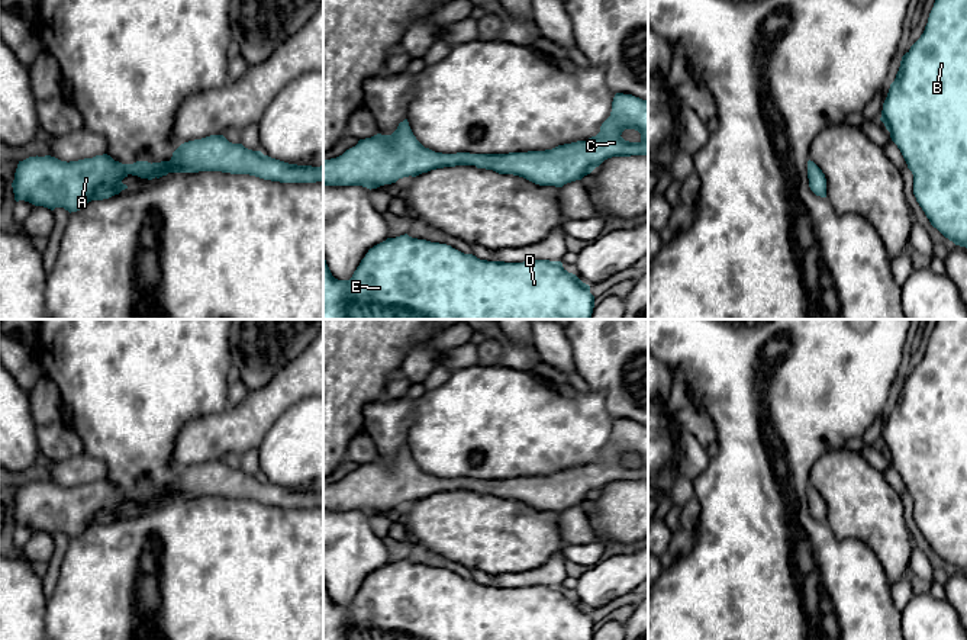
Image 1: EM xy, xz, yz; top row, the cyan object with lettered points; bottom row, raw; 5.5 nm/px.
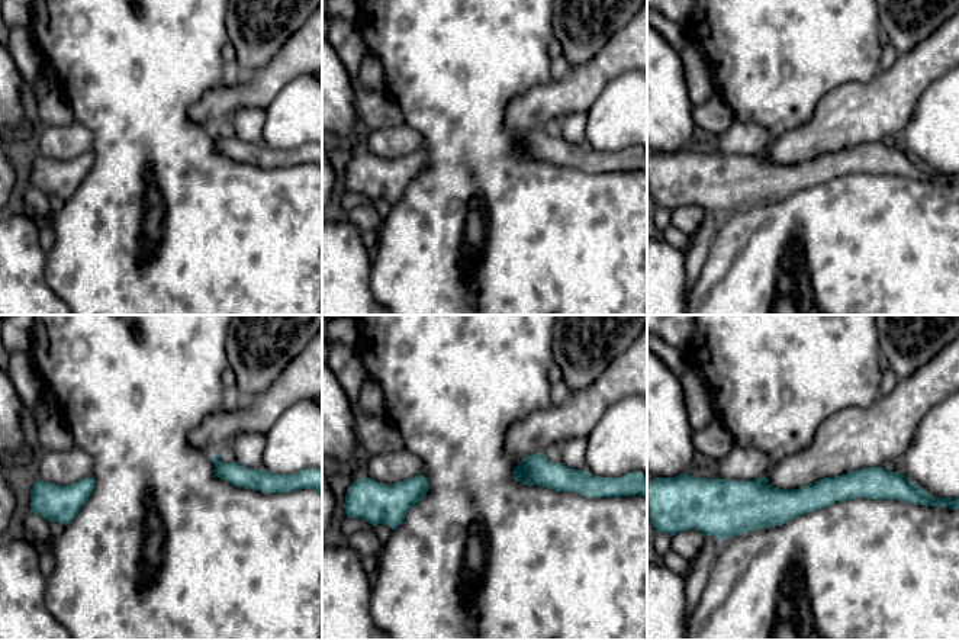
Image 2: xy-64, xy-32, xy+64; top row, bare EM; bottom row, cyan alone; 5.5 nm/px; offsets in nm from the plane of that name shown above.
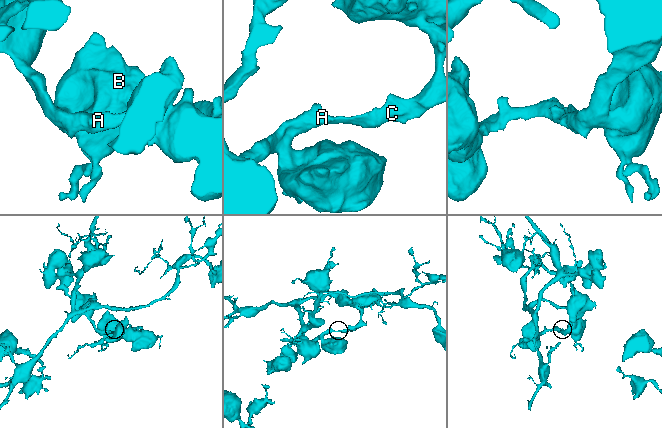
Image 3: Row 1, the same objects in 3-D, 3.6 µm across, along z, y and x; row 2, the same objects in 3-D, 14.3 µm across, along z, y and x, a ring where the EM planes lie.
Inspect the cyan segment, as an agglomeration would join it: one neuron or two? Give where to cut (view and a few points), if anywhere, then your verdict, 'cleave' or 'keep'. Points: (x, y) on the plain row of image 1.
cut none; keep

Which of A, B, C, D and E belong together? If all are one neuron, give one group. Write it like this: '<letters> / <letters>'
A B C D E

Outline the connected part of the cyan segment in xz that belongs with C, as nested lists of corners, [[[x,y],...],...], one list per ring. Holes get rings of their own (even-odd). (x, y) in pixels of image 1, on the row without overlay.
[[[616,418],[612,427],[610,441],[602,448],[600,457],[596,461],[545,476],[509,479],[435,477],[425,473],[416,464],[407,444],[404,444],[391,460],[377,459],[371,463],[360,464],[355,472],[346,475],[342,480],[323,485],[323,512],[362,511],[371,515],[396,508],[403,502],[416,502],[431,495],[455,491],[476,491],[477,493],[493,495],[499,499],[519,501],[539,511],[563,512],[567,508],[581,505],[607,483],[631,480],[648,482],[648,427],[632,419]],[[625,454],[638,456],[641,466],[625,466],[621,461]]]

